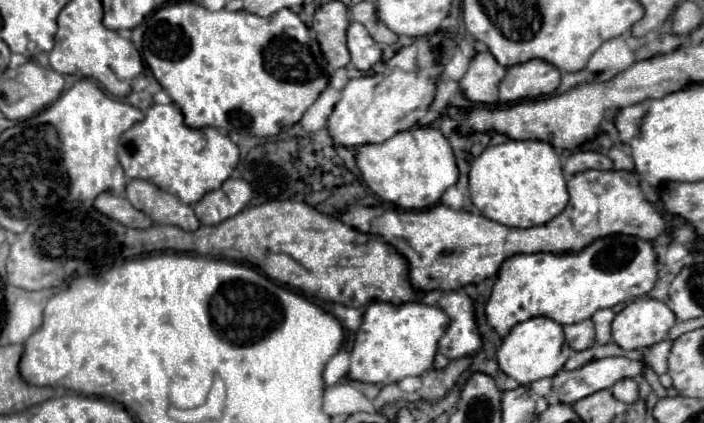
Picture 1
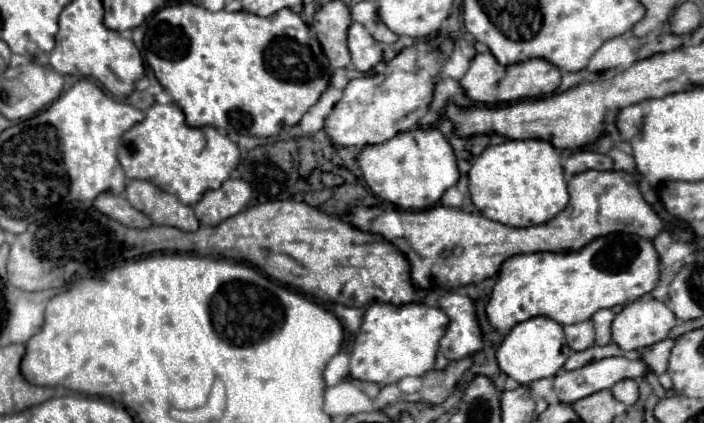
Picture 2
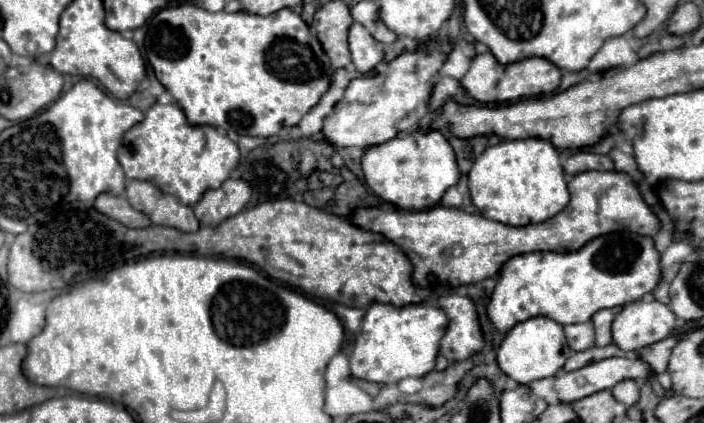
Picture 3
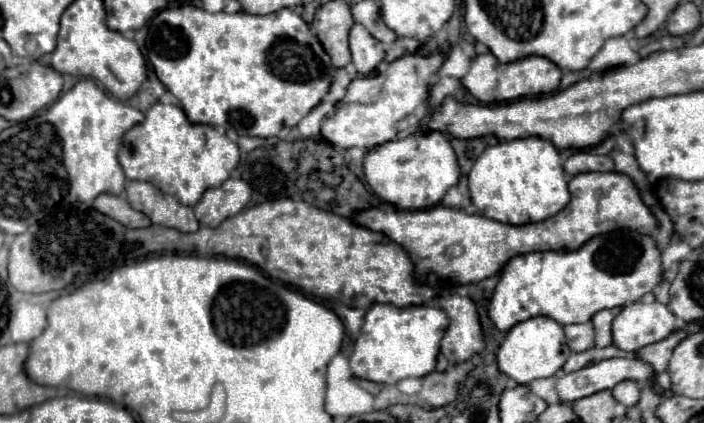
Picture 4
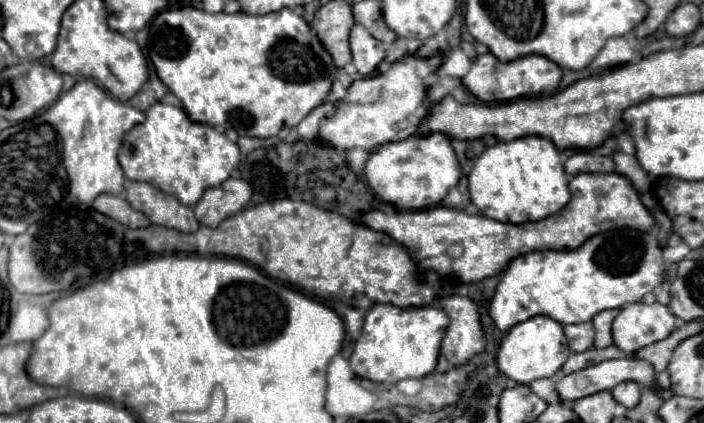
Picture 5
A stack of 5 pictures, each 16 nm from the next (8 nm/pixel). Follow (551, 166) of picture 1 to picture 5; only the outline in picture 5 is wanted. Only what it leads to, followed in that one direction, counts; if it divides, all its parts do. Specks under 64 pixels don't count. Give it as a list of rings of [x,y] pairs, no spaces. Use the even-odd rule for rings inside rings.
[[[540,136],[498,142],[486,148],[468,174],[468,188],[482,216],[510,224],[540,222],[558,214],[570,200],[568,180],[558,150],[550,140]]]

